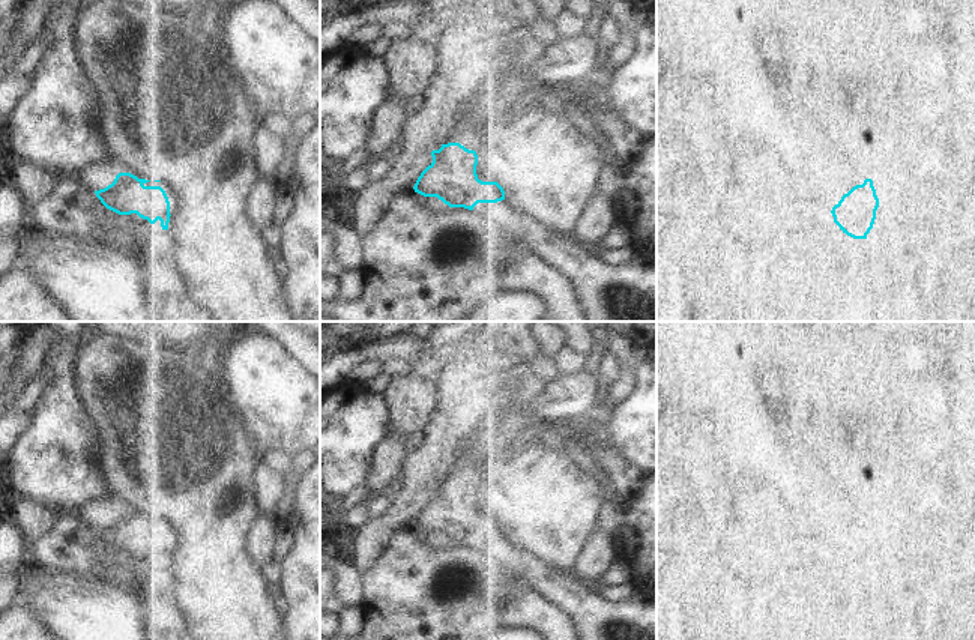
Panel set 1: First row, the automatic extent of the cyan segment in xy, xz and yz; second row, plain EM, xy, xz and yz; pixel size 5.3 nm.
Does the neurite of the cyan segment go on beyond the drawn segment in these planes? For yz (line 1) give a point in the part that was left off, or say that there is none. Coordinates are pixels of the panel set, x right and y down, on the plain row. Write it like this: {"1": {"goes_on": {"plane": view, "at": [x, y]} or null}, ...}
{"1": {"goes_on": {"plane": "yz", "at": [882, 522]}}}

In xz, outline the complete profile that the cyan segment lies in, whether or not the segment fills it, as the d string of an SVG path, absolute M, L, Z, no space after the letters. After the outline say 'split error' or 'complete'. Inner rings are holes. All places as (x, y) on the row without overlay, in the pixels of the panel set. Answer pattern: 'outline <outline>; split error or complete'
outline M460 479L442 481L431 488L433 499L421 509L413 526L424 533L437 533L449 544L473 547L487 557L497 556L499 560L526 583L538 589L554 604L563 607L575 620L583 640L657 640L657 601L634 595L626 601L608 601L599 589L577 578L569 571L560 571L548 562L517 548L505 536L505 527L497 518L478 515L478 491Z; split error

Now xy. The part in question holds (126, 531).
outline M119 509L111 521L95 530L107 545L119 551L137 550L150 560L159 556L162 566L168 566L170 553L179 538L168 520L138 515L131 509Z; split error

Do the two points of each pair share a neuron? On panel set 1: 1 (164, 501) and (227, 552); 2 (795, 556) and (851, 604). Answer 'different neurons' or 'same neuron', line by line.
1: same neuron
2: same neuron

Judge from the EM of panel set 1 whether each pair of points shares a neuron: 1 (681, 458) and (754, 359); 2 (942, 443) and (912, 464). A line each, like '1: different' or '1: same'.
1: different
2: different

